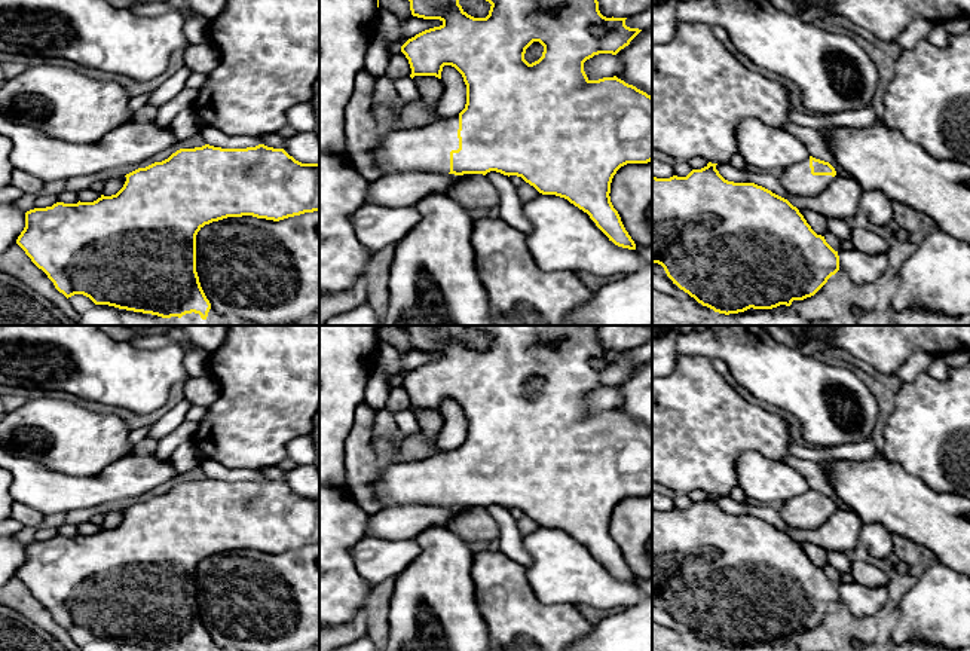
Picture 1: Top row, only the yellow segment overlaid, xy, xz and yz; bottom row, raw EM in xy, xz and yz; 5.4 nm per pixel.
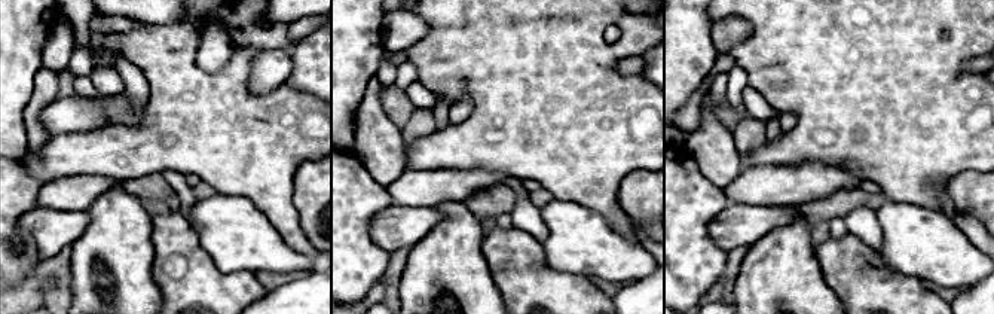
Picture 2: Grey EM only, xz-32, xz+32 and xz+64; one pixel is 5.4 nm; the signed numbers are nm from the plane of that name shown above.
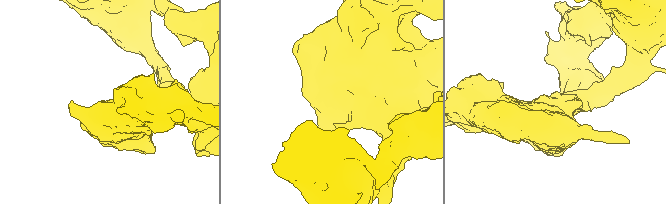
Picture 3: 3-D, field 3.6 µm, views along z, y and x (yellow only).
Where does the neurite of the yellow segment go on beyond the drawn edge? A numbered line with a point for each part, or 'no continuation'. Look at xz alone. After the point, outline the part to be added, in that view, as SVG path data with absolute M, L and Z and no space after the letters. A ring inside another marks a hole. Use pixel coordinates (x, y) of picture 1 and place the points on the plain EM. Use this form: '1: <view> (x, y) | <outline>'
1: xz (428, 482) | M459 447L410 464L391 464L374 482L376 499L383 505L450 505L450 485L459 482Z

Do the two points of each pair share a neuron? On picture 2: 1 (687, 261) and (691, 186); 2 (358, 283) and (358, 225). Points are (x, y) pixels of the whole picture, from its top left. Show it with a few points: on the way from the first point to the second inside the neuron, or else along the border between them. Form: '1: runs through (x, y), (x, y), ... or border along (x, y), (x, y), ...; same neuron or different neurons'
1: runs through (687, 243), (687, 204); same neuron
2: runs through (358, 268), (358, 240); same neuron

